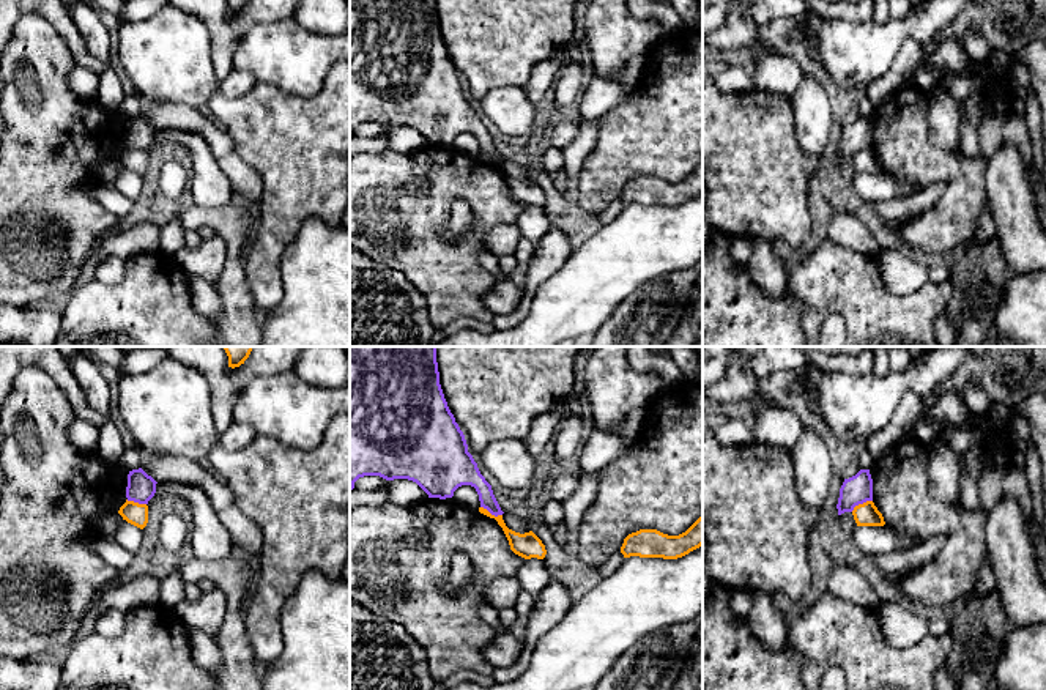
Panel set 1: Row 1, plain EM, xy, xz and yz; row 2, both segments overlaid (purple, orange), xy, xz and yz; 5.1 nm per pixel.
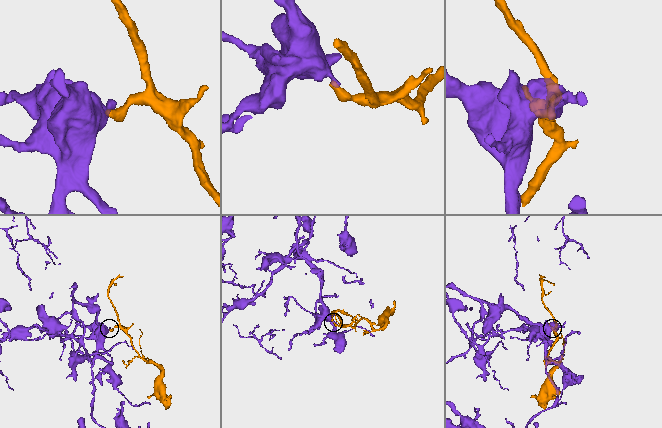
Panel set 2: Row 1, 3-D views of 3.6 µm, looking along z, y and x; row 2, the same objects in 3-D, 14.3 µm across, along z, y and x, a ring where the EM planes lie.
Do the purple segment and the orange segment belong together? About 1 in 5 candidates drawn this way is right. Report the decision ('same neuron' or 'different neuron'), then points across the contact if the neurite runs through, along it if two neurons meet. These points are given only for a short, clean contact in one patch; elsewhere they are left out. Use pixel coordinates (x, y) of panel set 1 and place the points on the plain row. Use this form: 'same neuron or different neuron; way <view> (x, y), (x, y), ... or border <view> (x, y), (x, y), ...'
different neuron; border yz (871, 147), (857, 152), (851, 158)

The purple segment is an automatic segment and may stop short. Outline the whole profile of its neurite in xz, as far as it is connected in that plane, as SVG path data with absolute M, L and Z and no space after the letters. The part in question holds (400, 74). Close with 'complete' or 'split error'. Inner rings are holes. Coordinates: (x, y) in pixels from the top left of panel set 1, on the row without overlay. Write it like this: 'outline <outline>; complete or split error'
outline M350 0L350 139L364 123L408 126L428 145L440 147L452 145L462 132L471 132L480 154L495 164L504 161L447 54L436 0Z; complete

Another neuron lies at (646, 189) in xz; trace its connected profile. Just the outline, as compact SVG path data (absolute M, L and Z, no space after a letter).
M703 161L682 181L668 183L657 176L640 176L624 186L621 200L624 205L663 205L677 206L703 192Z

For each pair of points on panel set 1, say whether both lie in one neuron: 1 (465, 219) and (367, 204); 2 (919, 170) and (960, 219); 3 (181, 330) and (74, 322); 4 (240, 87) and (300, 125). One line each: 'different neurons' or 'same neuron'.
1: different neurons
2: same neuron
3: same neuron
4: different neurons

